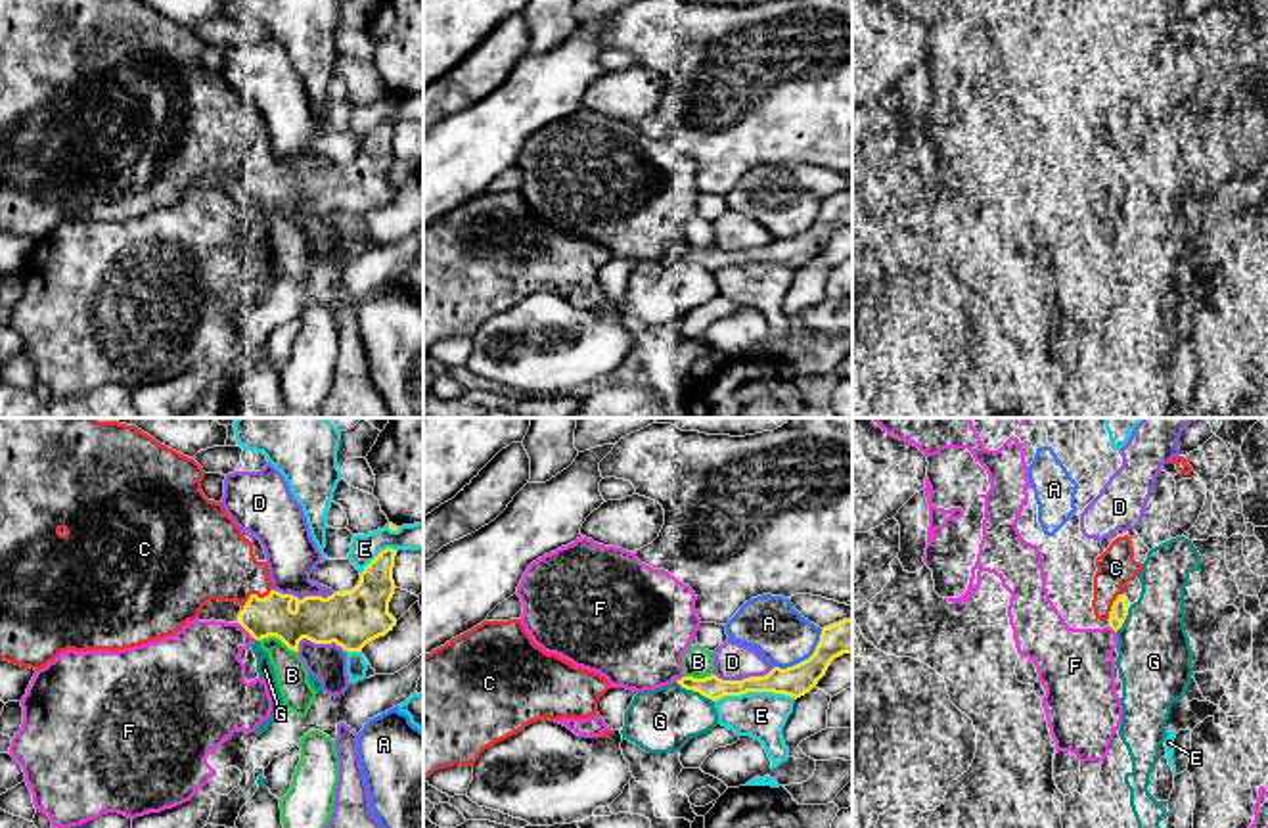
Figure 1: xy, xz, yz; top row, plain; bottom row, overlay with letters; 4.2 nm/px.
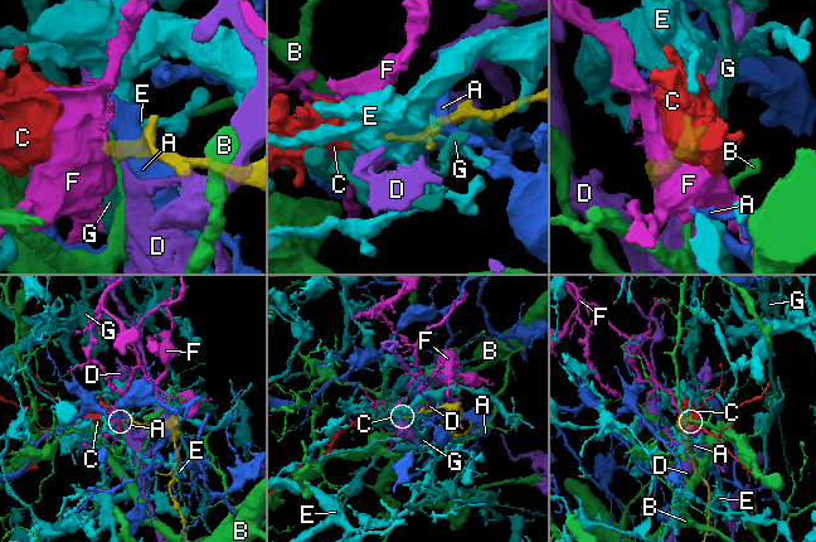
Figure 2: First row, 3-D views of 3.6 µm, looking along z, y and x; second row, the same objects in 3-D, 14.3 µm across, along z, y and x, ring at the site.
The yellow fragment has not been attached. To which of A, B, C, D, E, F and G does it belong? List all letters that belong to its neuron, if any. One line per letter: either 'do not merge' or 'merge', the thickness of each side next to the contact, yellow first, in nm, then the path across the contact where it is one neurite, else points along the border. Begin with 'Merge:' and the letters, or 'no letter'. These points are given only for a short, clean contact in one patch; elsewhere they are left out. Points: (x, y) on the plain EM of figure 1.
Merge: C
A: do not merge | 140/240 nm
B: do not merge | 190/140 nm
C: merge | 170/360 nm
D: do not merge | 240/220 nm
E: do not merge | 130/200 nm
F: do not merge | 170/340 nm
G: do not merge | 100/280 nm

